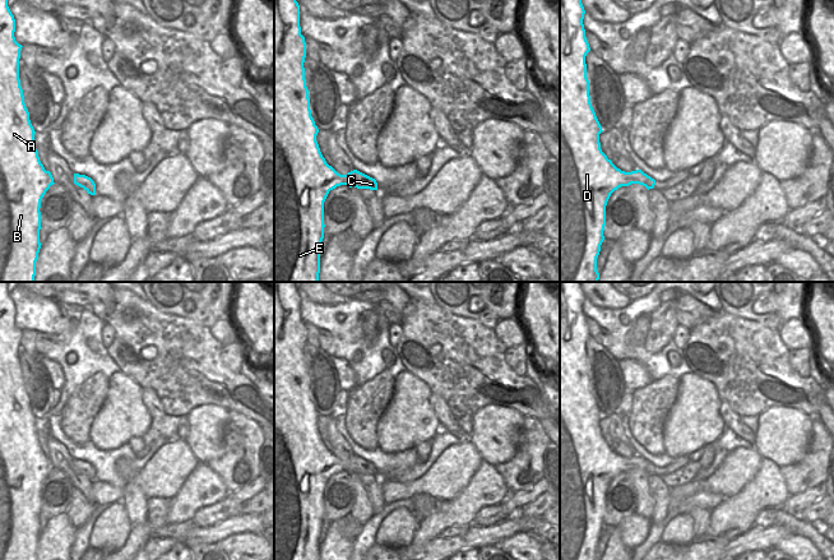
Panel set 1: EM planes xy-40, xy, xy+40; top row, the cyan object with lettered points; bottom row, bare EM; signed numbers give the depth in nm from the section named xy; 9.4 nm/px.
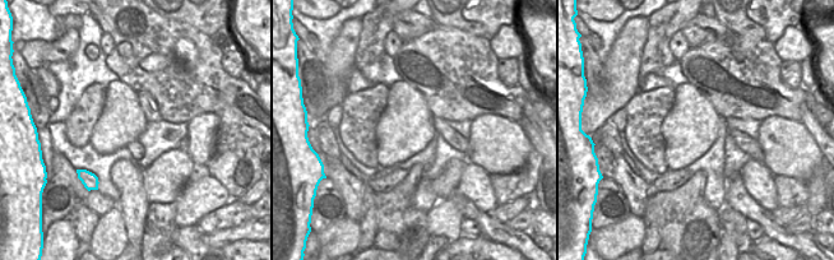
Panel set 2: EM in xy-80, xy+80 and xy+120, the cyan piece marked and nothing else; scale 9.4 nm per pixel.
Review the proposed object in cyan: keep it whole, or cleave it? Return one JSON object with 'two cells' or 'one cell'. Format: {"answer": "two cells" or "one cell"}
{"answer": "one cell"}

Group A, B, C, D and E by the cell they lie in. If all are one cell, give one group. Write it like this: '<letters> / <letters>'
A B C D E

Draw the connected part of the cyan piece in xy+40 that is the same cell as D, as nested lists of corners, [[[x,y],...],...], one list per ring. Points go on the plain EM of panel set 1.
[[[560,282],[560,560],[599,560],[597,556],[597,543],[601,537],[601,531],[604,526],[603,517],[606,512],[606,491],[611,480],[621,472],[629,472],[631,469],[639,469],[648,476],[653,475],[655,466],[644,459],[641,455],[625,458],[617,454],[611,445],[601,435],[599,420],[603,417],[602,412],[596,402],[596,398],[590,389],[589,381],[589,366],[587,364],[585,342],[590,337],[589,329],[585,323],[585,315],[583,310],[584,292],[580,282]]]

